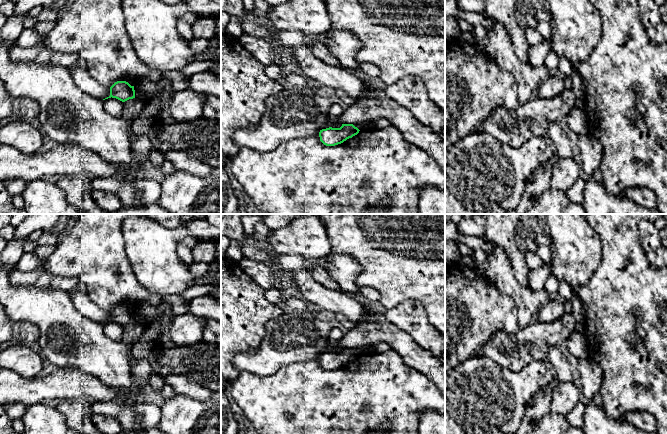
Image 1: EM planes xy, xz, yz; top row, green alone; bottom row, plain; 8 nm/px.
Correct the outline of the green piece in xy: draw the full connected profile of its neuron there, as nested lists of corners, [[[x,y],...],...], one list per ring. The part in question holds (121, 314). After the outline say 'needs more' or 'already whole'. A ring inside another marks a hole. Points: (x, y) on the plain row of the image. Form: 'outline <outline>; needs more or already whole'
outline [[[117,305],[110,311],[110,320],[105,322],[116,322],[122,326],[135,322],[134,310],[126,305]]]; already whole

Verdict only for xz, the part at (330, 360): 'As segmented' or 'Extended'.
As segmented

